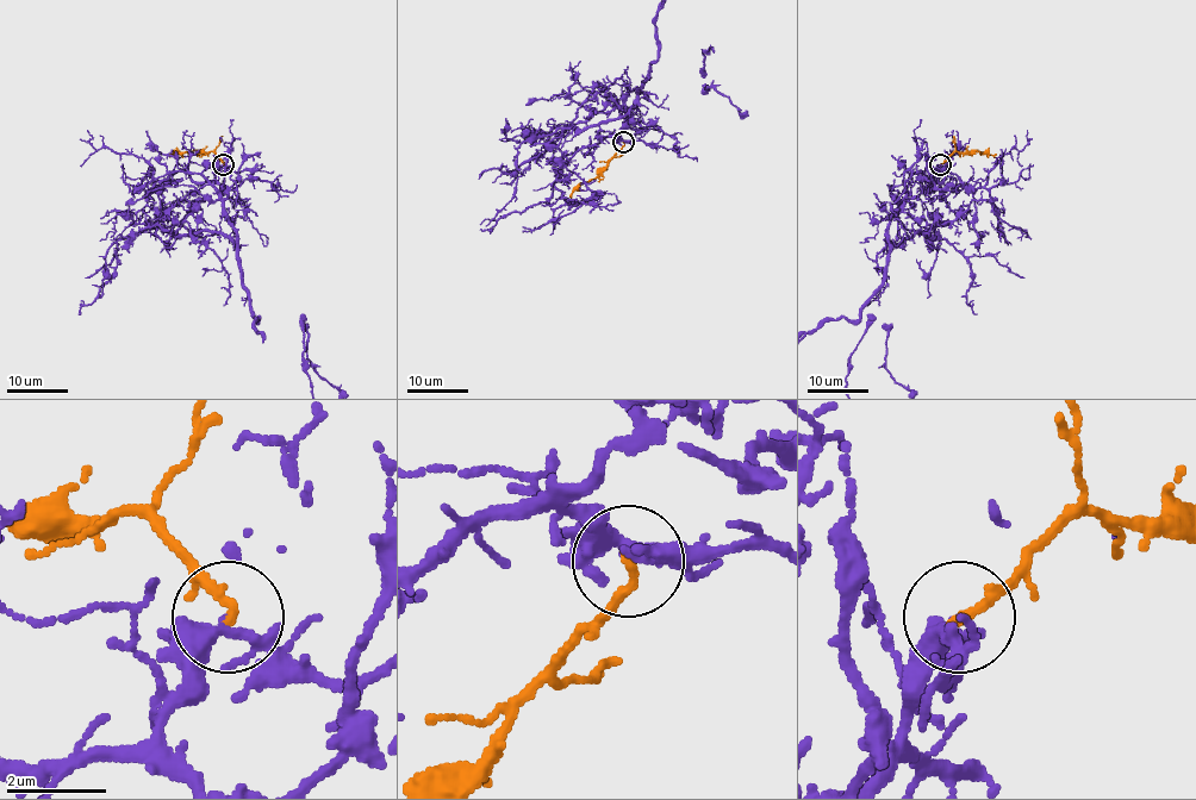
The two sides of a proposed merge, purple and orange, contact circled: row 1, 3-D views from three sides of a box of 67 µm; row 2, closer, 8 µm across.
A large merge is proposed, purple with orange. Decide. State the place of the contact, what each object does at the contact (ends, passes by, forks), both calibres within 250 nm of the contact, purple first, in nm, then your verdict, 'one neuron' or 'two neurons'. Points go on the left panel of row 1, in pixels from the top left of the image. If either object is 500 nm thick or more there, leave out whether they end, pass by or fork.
at (223, 164); purple passes by; orange ends there; 220 nm thick on the purple side, 190 nm on the other; one neuron

